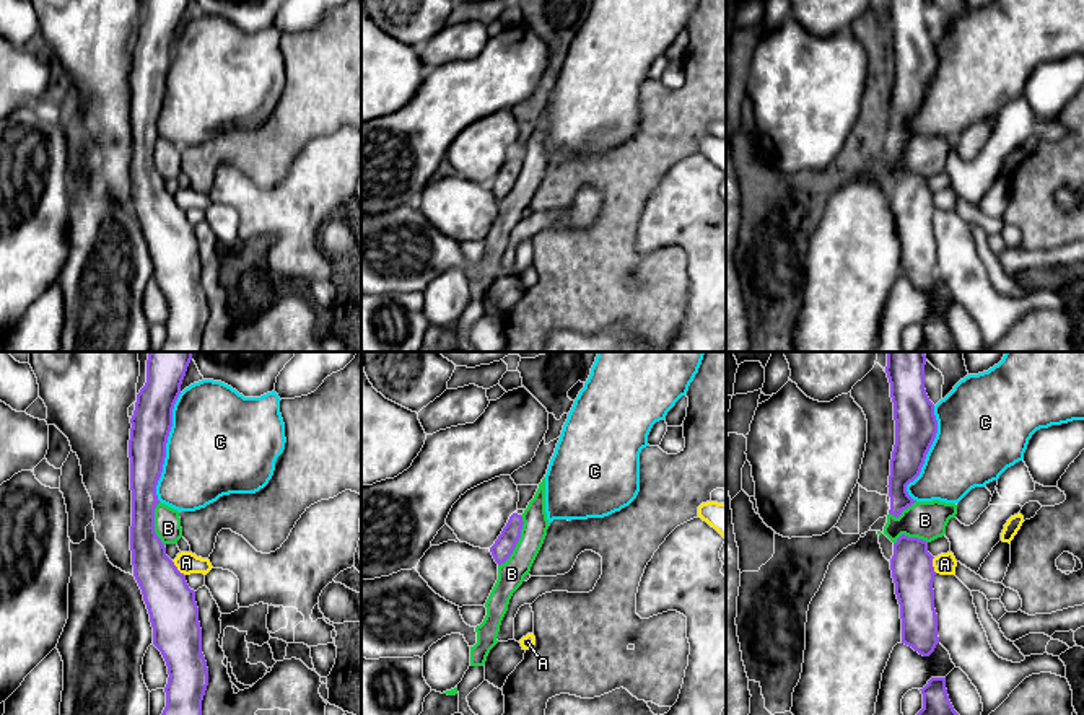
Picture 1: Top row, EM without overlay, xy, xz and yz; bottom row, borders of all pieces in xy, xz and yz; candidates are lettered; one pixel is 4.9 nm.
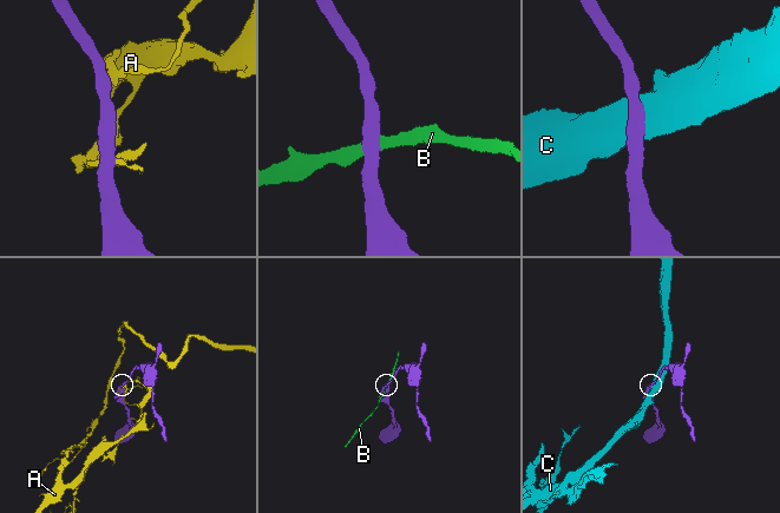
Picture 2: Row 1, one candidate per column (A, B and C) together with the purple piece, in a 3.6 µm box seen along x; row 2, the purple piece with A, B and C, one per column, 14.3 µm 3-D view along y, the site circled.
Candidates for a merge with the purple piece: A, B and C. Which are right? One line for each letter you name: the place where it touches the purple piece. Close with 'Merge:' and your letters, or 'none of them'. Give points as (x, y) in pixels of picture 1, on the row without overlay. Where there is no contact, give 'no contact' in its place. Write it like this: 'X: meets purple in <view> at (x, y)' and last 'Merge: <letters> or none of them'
Merge: none of them

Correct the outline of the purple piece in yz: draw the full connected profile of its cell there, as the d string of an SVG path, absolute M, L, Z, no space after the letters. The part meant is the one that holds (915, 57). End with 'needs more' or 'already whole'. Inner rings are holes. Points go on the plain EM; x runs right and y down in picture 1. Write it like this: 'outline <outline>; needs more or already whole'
outline M887 0L894 37L895 80L889 111L889 148L898 153L913 135L907 121L913 117L924 99L938 68L934 39L924 24L924 0Z; already whole

